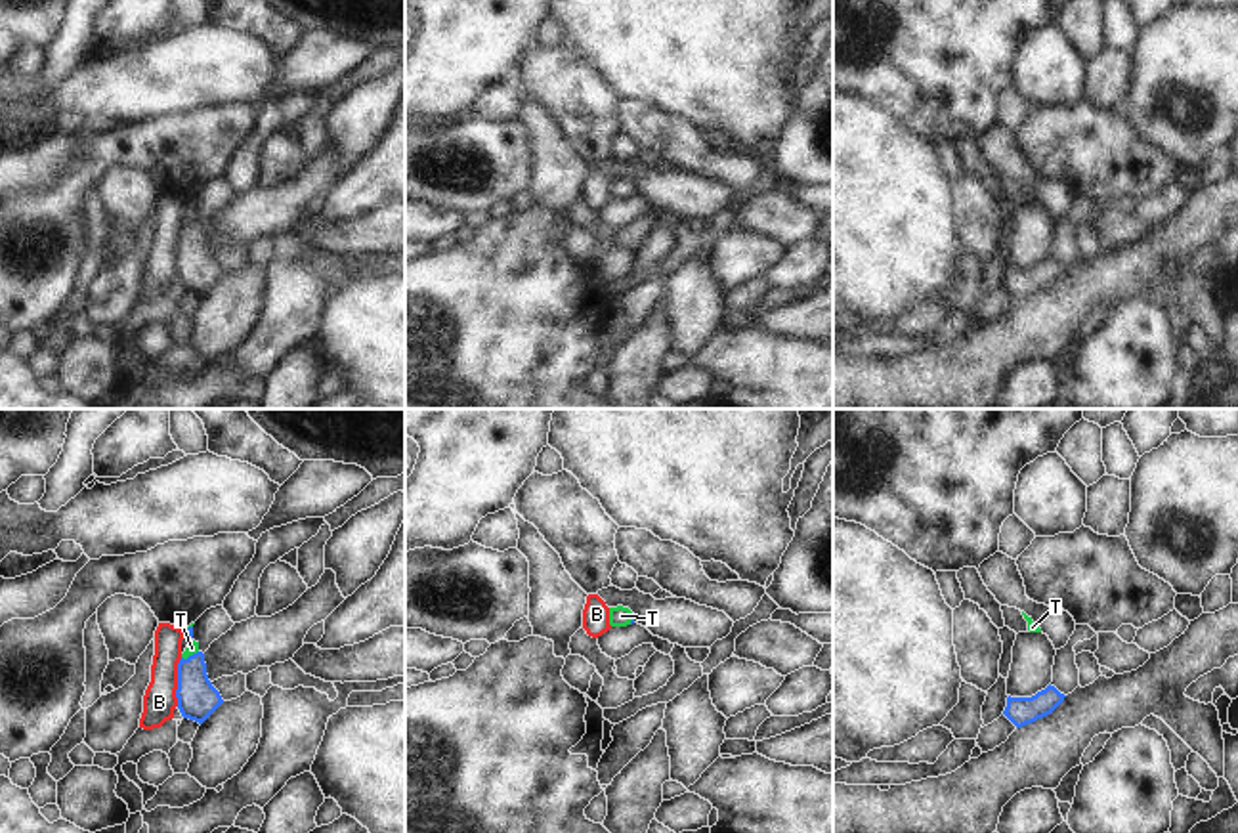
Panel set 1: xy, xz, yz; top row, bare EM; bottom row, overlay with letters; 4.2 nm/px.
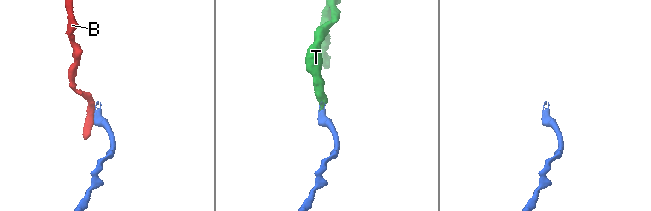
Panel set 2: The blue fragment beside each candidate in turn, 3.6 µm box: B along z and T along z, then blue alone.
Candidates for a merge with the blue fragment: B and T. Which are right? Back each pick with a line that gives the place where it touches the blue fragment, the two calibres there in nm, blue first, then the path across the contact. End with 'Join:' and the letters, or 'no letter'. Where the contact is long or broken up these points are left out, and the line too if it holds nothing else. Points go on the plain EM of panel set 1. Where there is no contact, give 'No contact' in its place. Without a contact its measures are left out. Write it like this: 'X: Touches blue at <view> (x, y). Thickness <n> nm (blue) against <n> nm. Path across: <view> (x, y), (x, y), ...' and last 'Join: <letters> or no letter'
T: Touches blue at xy (190, 228). Thickness 170 nm (blue) against 50 nm. Path across: xy (197, 270), (190, 228), (192, 220)
Join: T.

